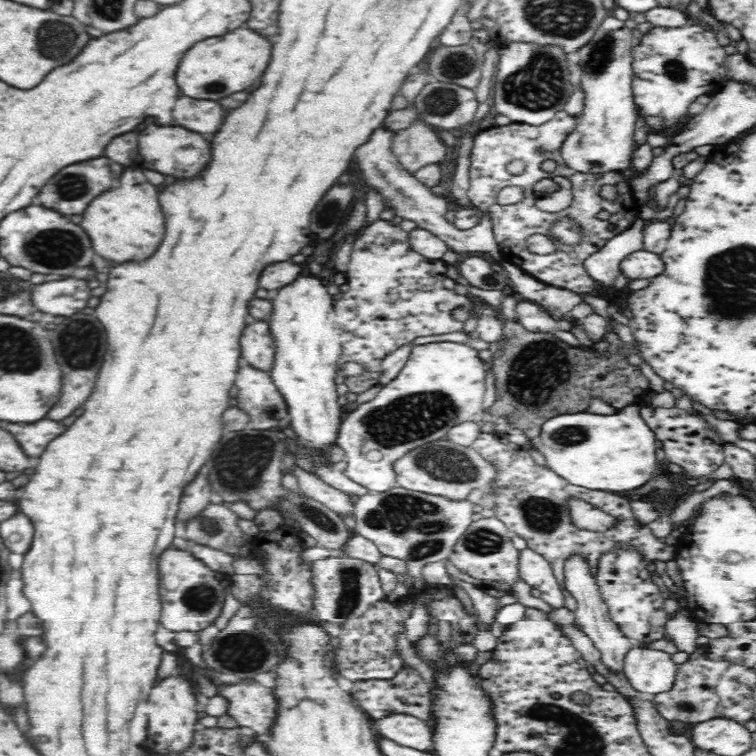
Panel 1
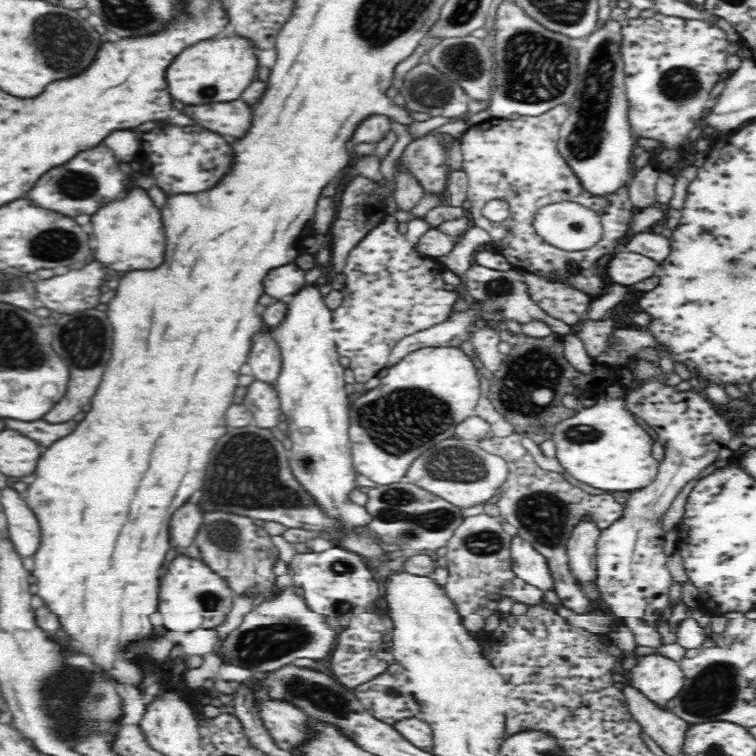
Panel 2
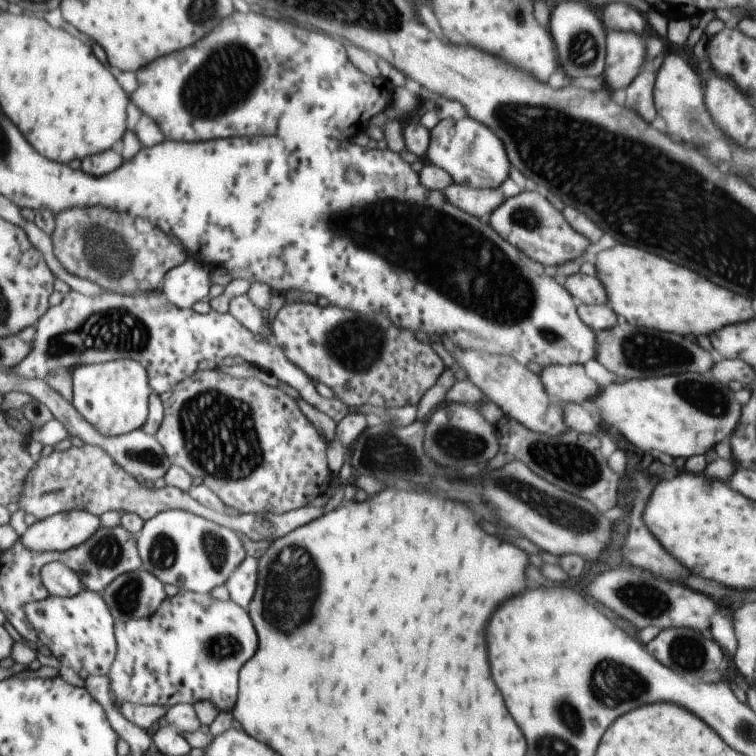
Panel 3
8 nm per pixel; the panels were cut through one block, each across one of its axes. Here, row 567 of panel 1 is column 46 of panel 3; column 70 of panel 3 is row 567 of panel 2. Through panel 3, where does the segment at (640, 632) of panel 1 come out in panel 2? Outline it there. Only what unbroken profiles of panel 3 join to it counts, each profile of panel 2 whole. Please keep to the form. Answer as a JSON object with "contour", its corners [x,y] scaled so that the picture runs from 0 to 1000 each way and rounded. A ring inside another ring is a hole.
{"contour":[[[833,474],[825,484],[836,491],[836,496],[845,504],[847,511],[828,513],[827,540],[833,548],[845,550],[854,561],[870,574],[870,582],[878,591],[880,603],[873,614],[873,624],[868,628],[865,640],[847,647],[831,659],[825,667],[825,683],[812,690],[807,698],[796,701],[790,714],[790,758],[788,774],[794,779],[796,794],[806,806],[824,819],[849,819],[854,828],[869,829],[874,817],[882,815],[884,783],[890,765],[885,758],[878,731],[880,705],[873,701],[872,685],[881,677],[888,664],[897,656],[901,648],[915,638],[931,619],[950,608],[955,591],[972,578],[971,569],[963,563],[963,556],[952,549],[947,538],[925,515],[897,517],[892,511],[884,511],[882,496],[876,492],[872,481],[864,481],[854,476]]]}

